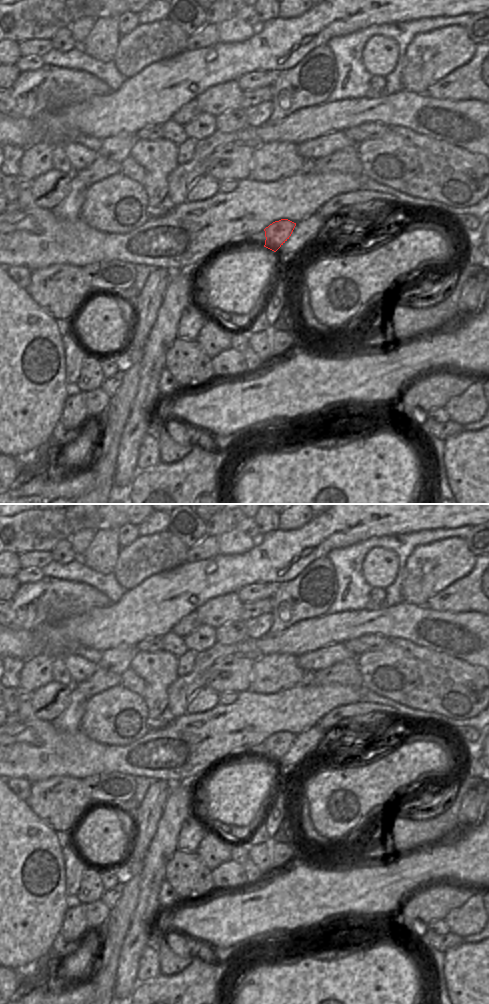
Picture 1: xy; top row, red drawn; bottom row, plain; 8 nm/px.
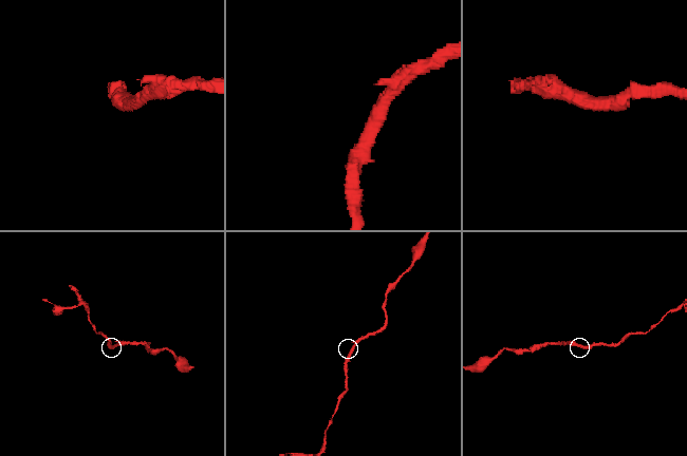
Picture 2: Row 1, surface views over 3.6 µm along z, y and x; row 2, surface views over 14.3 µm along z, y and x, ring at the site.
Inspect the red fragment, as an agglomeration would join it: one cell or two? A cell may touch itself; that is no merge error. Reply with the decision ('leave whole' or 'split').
split

